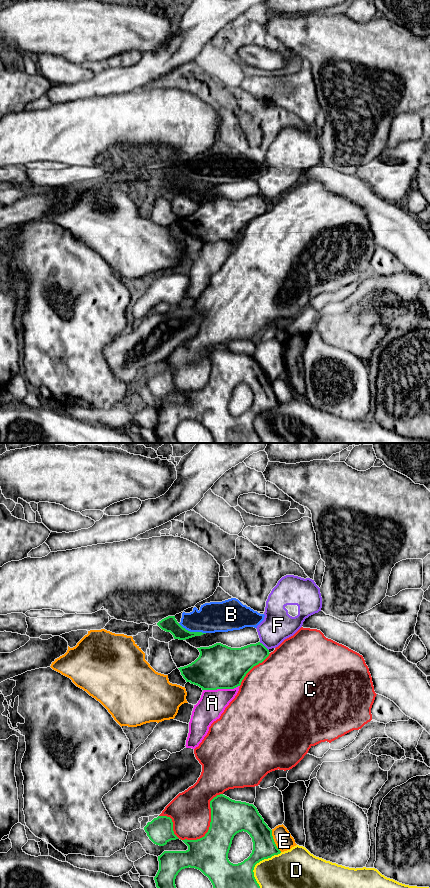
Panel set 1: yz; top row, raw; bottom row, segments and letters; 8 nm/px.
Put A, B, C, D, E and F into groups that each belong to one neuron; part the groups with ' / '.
A / B / C / D / E / F

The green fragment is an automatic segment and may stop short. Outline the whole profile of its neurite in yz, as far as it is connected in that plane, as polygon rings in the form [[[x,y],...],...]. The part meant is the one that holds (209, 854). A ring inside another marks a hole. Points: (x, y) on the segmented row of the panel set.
[[[220,794],[210,801],[210,808],[210,827],[204,837],[182,840],[188,846],[186,851],[164,851],[158,856],[157,888],[176,888],[176,876],[189,867],[207,876],[213,888],[260,888],[254,877],[255,865],[281,853],[272,830],[253,804]],[[242,831],[252,838],[253,850],[243,862],[233,864],[228,853],[234,836]]]

